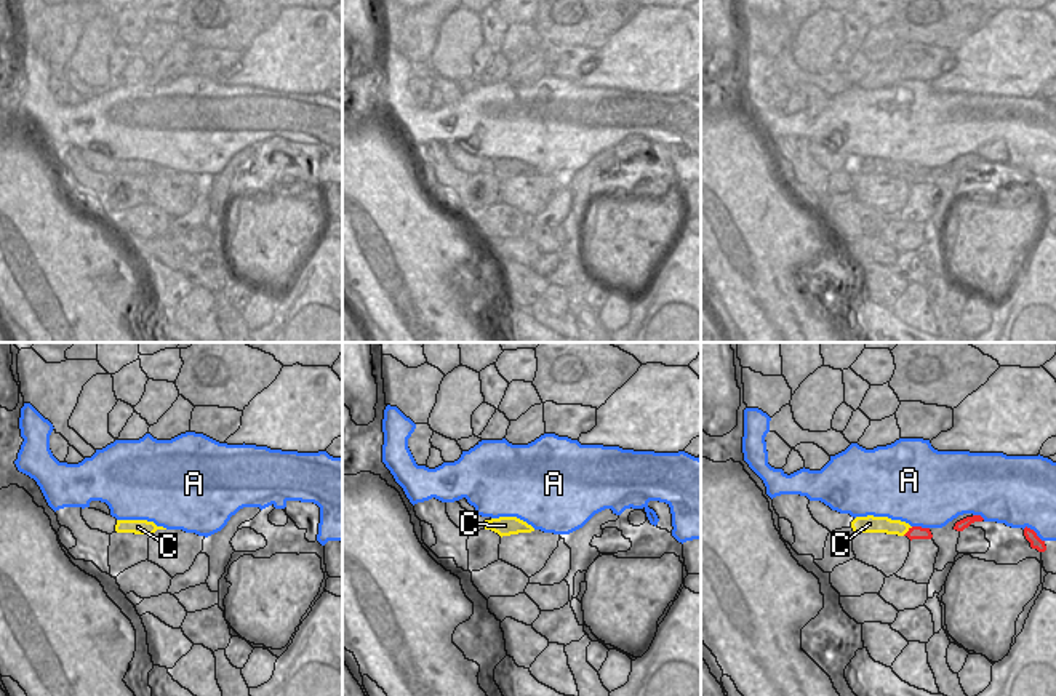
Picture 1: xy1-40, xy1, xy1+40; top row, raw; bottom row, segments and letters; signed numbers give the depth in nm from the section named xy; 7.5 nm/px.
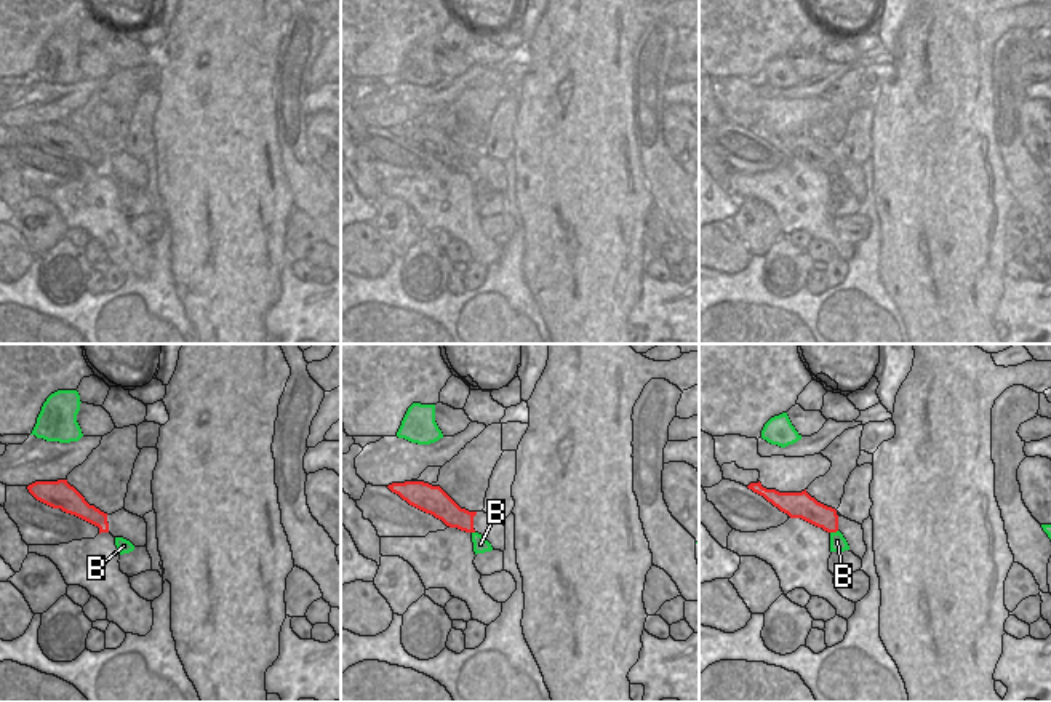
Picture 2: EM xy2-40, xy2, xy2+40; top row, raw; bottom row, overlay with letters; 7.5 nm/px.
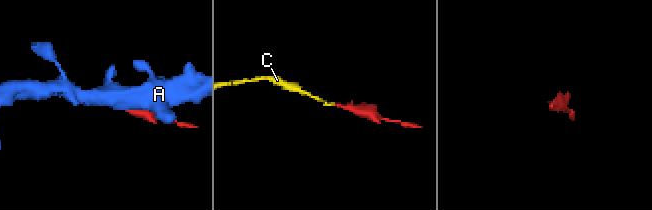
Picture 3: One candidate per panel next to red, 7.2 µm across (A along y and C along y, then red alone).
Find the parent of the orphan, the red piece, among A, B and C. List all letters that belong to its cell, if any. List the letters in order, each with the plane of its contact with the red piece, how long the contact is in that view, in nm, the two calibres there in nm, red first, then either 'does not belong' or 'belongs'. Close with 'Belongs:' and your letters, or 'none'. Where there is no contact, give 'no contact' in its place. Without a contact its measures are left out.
A: contact in xy1+40; length 200 nm; calibres 100 and 400 nm; does not belong
B: contact in xy2+40; length 70 nm; calibres 170 and 120 nm; does not belong
C: contact in xy1+40; length 110 nm; calibres 100 and 120 nm; belongs
Belongs: C

